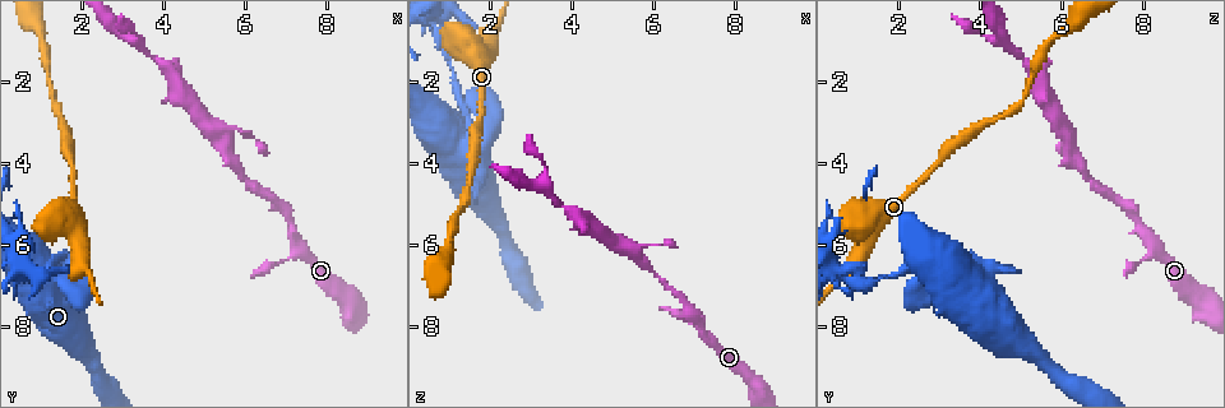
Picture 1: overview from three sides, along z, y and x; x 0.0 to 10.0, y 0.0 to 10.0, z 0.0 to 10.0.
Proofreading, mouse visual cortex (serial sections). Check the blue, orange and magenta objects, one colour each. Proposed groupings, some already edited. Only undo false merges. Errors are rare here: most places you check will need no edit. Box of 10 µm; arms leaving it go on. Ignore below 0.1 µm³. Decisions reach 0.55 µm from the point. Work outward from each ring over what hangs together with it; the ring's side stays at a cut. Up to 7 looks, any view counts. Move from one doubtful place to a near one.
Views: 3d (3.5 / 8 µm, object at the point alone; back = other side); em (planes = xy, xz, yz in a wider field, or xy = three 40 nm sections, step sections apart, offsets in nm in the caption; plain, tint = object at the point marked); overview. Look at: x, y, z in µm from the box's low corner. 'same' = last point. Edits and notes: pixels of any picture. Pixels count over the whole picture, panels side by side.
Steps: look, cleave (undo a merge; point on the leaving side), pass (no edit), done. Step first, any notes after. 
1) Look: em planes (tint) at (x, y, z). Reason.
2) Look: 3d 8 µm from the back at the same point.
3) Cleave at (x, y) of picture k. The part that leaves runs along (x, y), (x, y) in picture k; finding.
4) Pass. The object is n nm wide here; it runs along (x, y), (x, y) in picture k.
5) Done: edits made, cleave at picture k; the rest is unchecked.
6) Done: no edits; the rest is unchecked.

Look: 3d 3.5 µm from the back at (5.70, 3.85, 6.40). Sudden change in width.

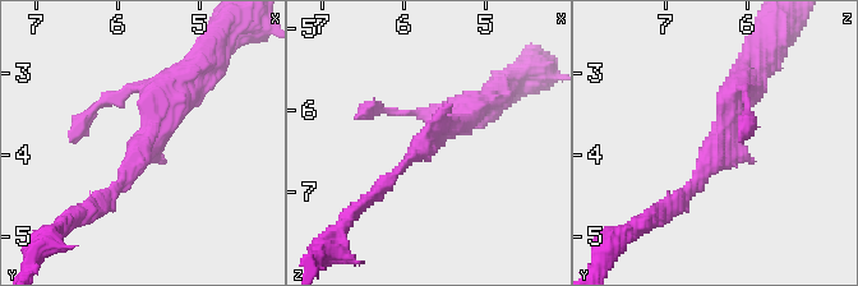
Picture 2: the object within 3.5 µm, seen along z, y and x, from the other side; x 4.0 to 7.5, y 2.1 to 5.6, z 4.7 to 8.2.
Look: em xy step 2 (tint) at (5.65, 3.80, 6.40). Need the tissue.

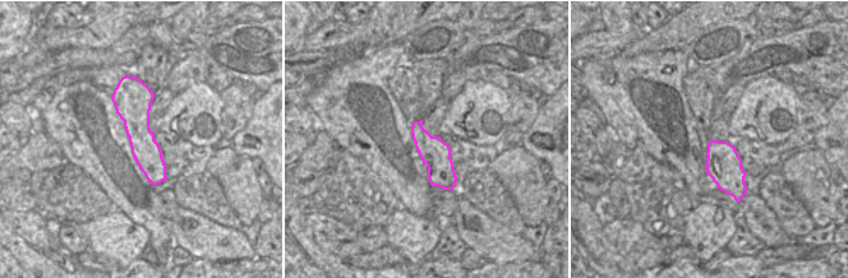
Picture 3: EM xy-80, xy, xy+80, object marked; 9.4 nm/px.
Pass. All the same cell.

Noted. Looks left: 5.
Look: 3d 8 µm from the back at (1.25, 1.85, 5.30). Thin neck.

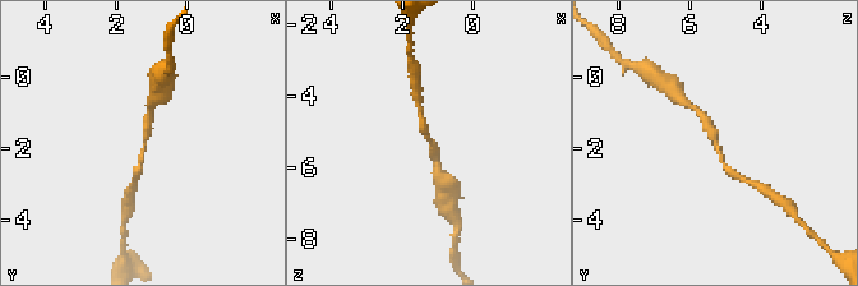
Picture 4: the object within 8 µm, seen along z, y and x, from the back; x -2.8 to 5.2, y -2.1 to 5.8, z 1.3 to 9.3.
Look: 3d 3.5 µm at the same point. Closer look.

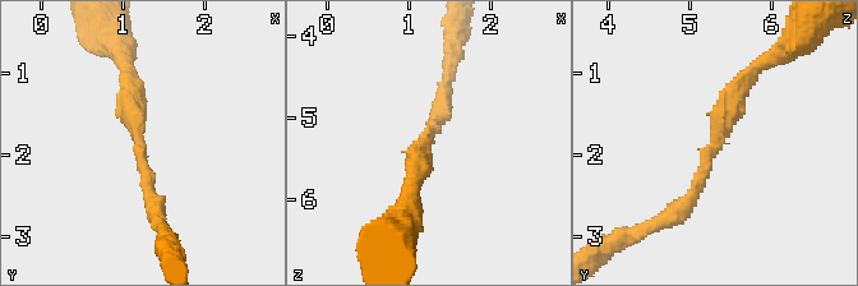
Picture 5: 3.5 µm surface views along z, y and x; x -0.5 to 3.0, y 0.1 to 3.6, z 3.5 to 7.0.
Pass. It runs along (676, 213), (757, 68) in picture 5; all the same cell.

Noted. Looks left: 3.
Look: 3d 3.5 µm at (4.20, 1.75, 5.30). Calibre changes.

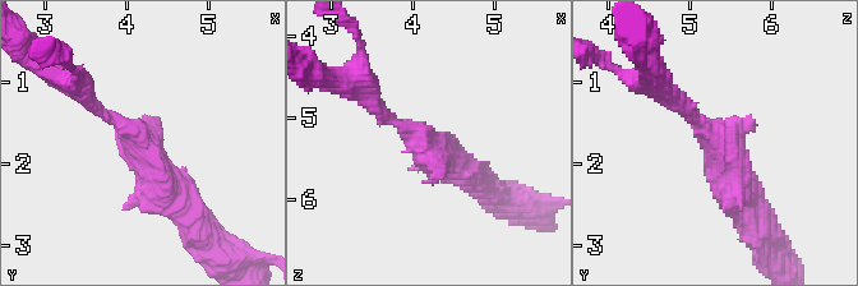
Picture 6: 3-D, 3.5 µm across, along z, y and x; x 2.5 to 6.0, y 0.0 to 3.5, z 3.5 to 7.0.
Look: em xy step 5 (tint) at (4.15, 1.70, 5.35). Shape alone is not enough.

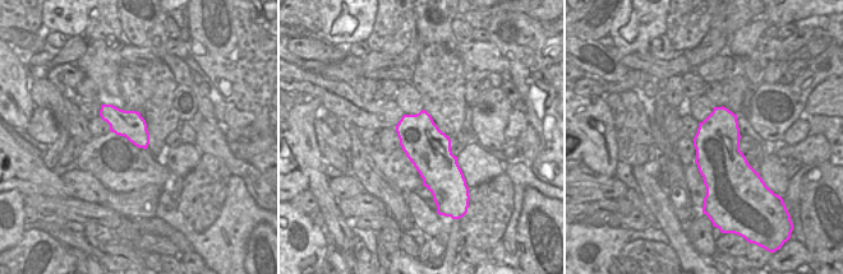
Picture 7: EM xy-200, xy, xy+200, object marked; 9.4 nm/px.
Pass. The arms are 150, 450 nm wide; it runs along (185, 202), (143, 143), (79, 92) in picture 6; continuous, no second cell.

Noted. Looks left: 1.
Done: no edits; the rest is unchecked.

